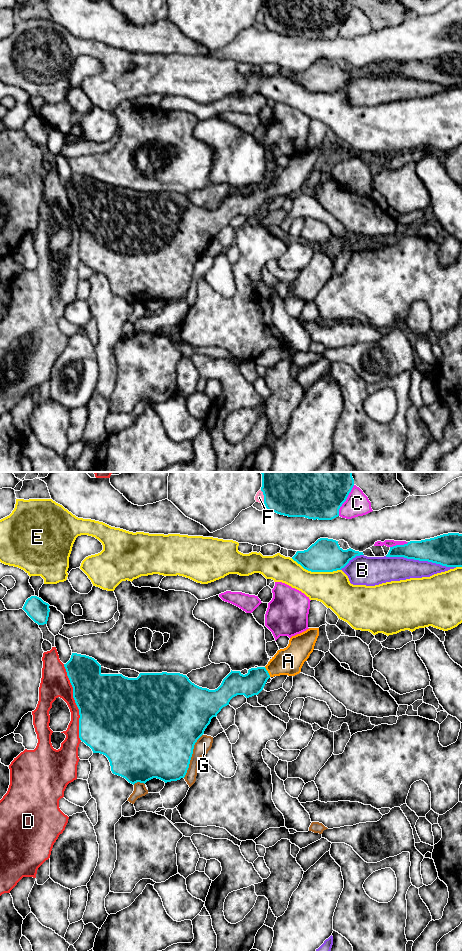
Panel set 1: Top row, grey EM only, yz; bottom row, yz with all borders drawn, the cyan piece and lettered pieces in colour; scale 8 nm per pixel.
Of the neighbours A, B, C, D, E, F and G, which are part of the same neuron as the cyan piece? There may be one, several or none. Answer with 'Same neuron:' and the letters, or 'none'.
Same neuron: A

